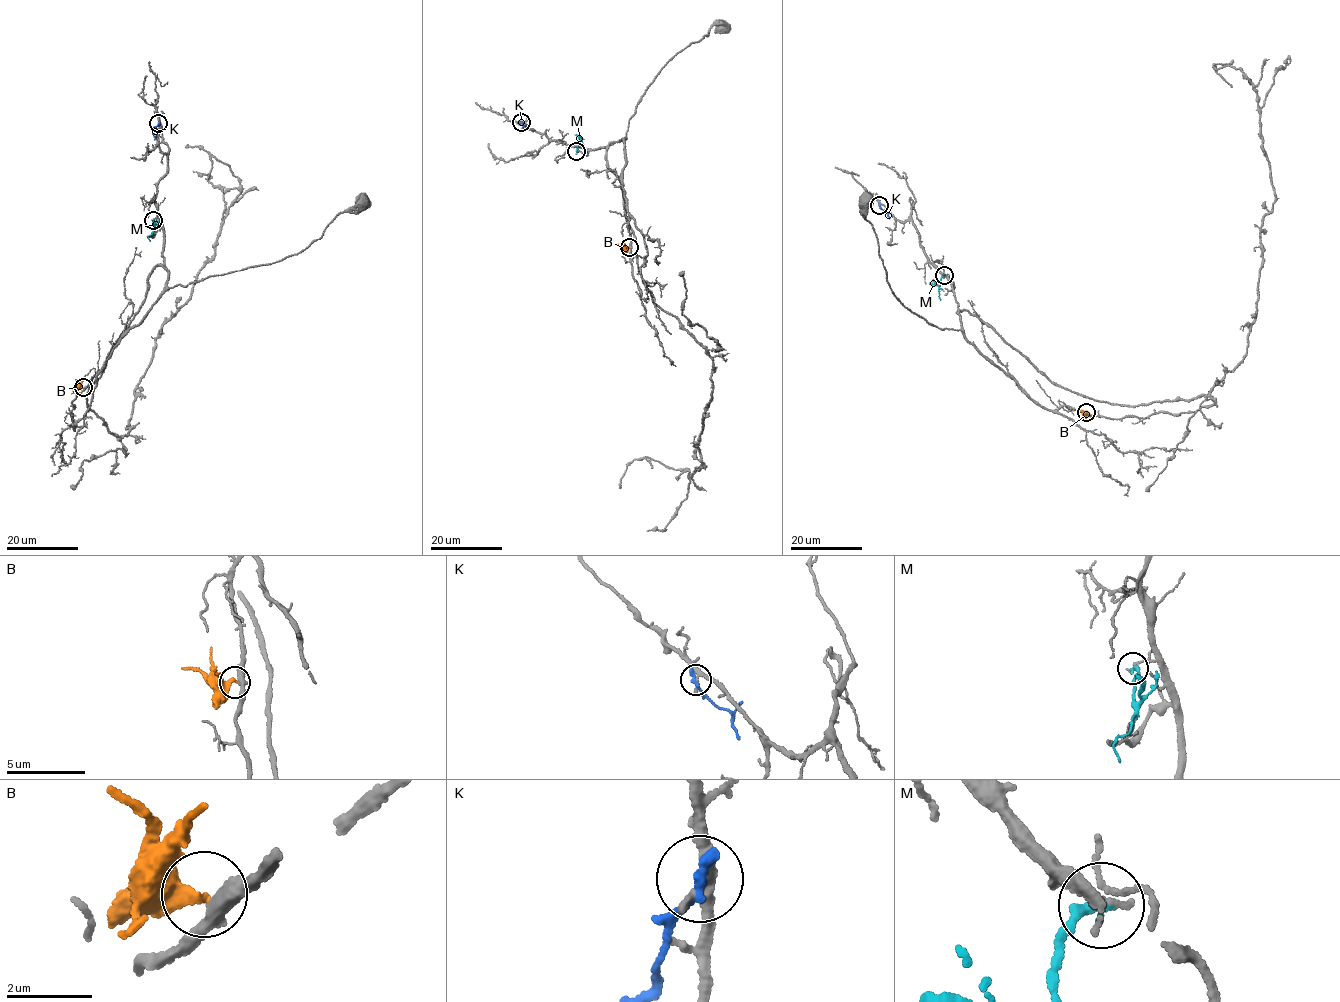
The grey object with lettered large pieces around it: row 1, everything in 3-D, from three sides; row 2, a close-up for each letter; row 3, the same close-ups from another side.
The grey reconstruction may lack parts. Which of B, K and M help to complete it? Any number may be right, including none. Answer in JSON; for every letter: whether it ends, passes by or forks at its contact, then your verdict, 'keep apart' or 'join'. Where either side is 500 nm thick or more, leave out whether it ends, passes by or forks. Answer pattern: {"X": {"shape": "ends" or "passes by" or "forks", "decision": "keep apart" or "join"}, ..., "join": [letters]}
{"B": {"shape": "ends", "decision": "keep apart"}, "K": {"shape": "ends", "decision": "keep apart"}, "M": {"shape": "ends", "decision": "keep apart"}, "join": []}

